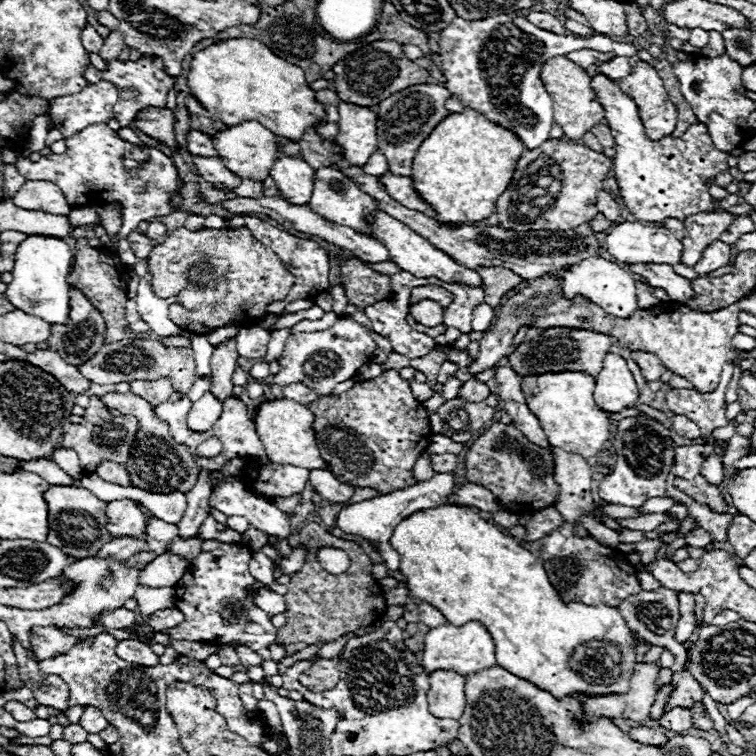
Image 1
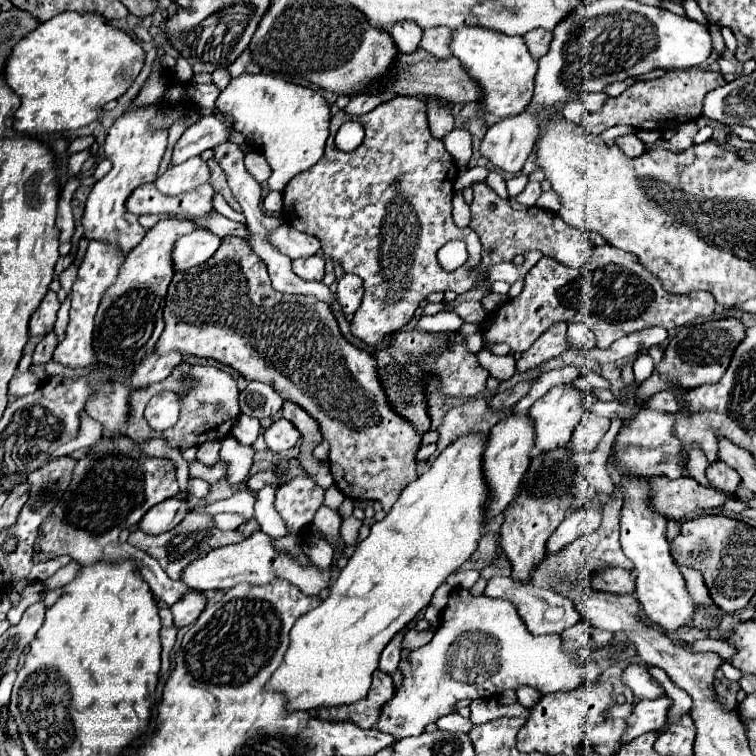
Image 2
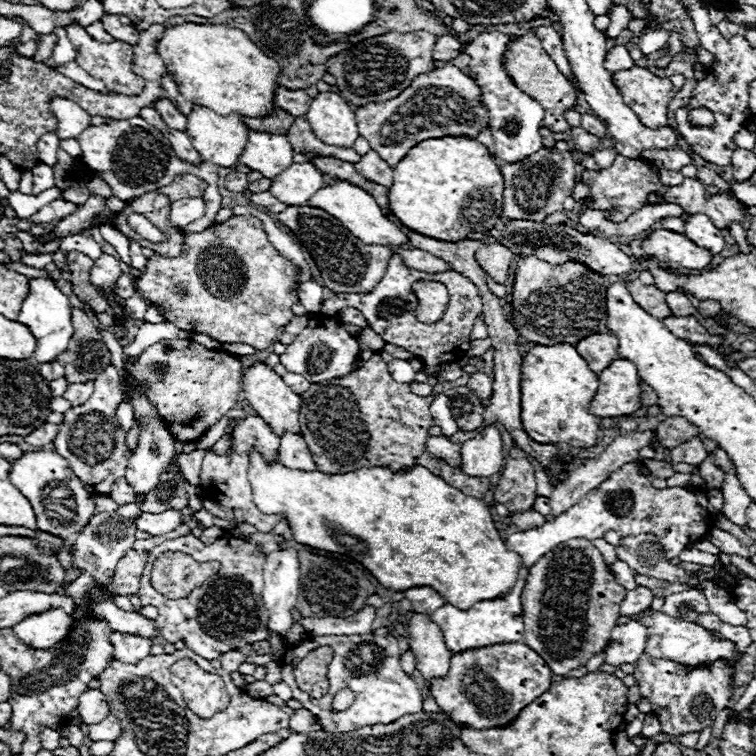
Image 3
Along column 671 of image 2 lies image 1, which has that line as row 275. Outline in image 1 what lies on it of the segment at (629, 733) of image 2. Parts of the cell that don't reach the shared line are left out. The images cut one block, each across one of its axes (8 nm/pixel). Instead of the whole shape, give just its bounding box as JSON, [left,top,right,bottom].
[694,240,732,276]

